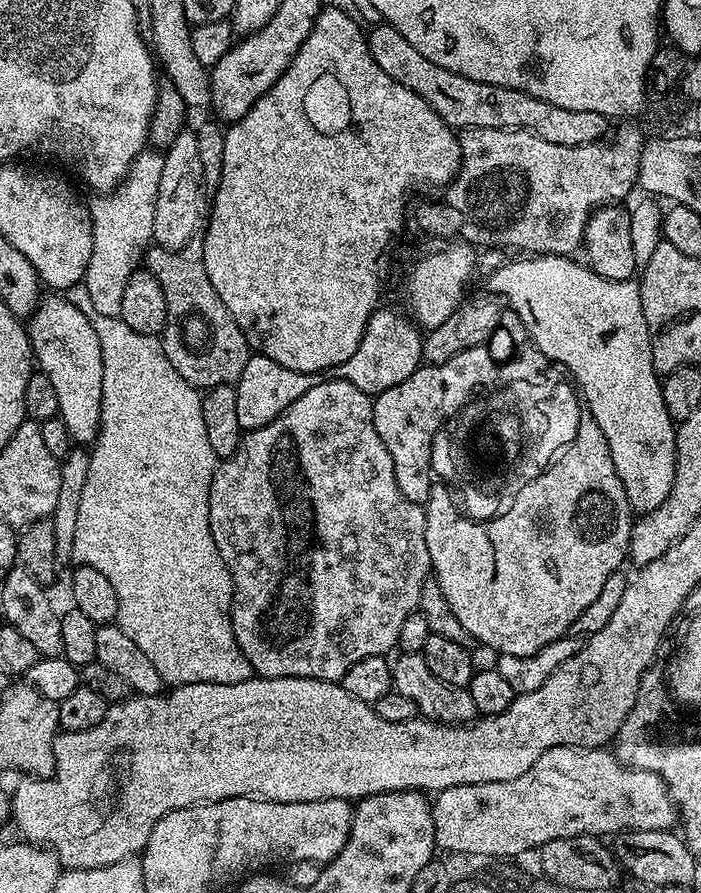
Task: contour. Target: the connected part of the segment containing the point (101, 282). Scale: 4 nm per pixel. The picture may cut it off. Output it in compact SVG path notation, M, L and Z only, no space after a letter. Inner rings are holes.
M142 151L134 158L119 186L91 201L92 253L82 283L86 286L86 294L90 294L90 306L95 315L120 315L126 282L130 282L139 265L136 263L139 260L141 263L146 249L153 243L154 210L158 207L163 165L164 158L159 151Z

